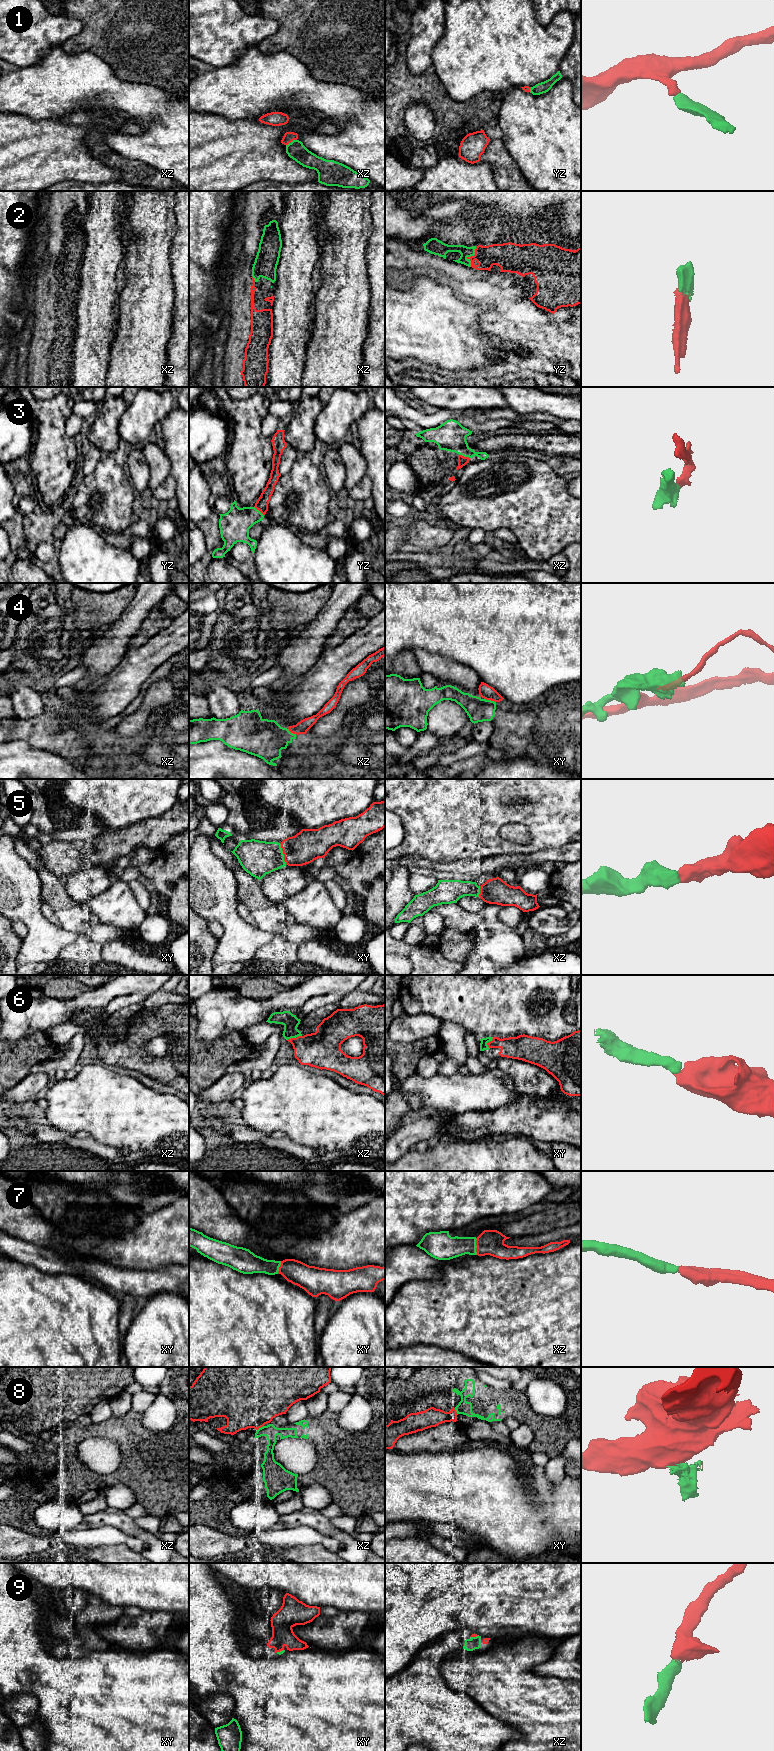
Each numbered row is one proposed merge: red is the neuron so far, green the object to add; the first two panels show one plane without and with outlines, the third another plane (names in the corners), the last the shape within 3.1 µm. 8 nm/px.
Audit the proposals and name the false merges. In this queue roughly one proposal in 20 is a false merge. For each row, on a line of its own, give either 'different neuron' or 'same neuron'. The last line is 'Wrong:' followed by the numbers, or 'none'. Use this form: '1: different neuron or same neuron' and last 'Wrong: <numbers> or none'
1: same neuron
2: same neuron
3: same neuron
4: different neuron
5: same neuron
6: same neuron
7: same neuron
8: different neuron
9: same neuron
Wrong: 4, 8

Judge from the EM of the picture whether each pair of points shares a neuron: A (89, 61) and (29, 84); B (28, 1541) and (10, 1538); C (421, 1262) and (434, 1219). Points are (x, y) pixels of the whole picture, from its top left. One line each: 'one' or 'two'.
A: one
B: one
C: two

